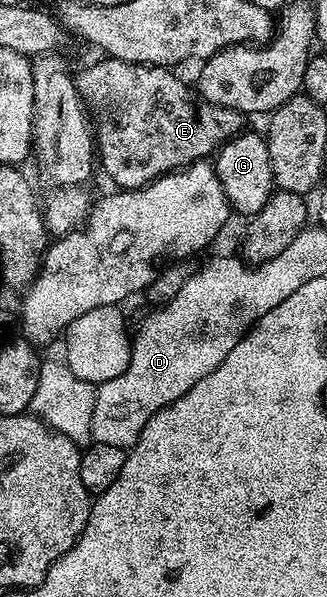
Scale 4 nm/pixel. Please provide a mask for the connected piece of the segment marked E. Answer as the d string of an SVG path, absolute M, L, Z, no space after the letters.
M114 57L101 60L105 61L78 72L75 80L82 102L95 114L100 172L102 169L118 190L141 189L165 173L212 158L223 142L246 128L238 110L199 99L190 82L180 81L172 68L129 65Z

